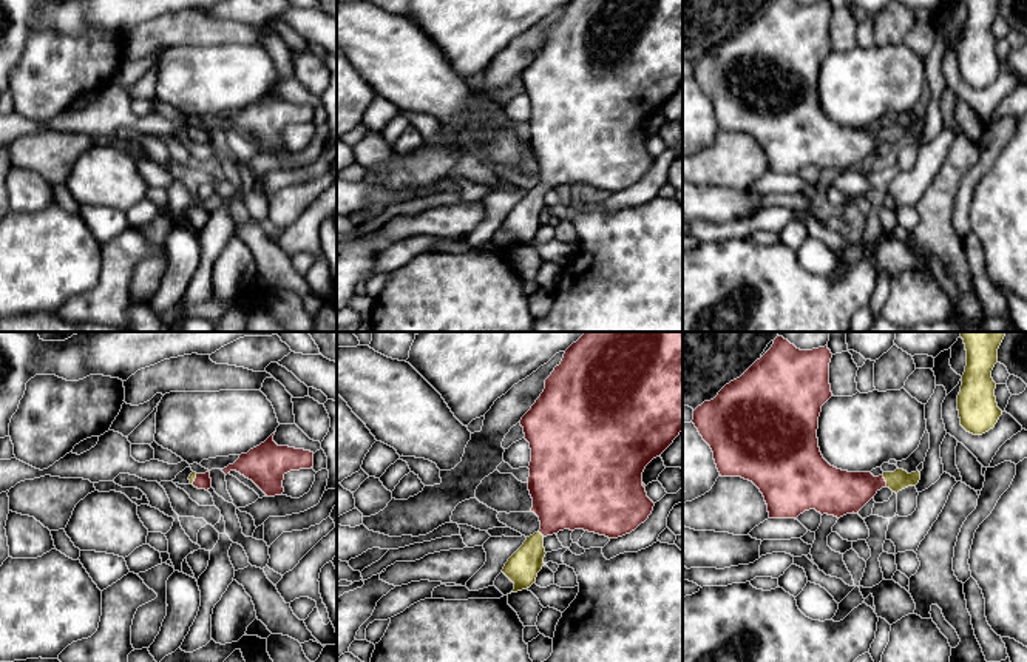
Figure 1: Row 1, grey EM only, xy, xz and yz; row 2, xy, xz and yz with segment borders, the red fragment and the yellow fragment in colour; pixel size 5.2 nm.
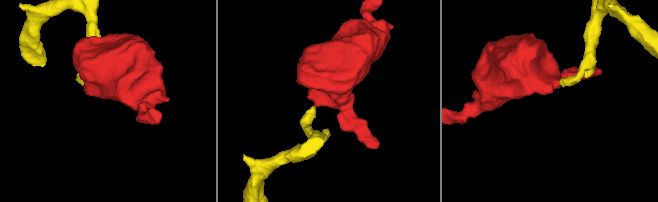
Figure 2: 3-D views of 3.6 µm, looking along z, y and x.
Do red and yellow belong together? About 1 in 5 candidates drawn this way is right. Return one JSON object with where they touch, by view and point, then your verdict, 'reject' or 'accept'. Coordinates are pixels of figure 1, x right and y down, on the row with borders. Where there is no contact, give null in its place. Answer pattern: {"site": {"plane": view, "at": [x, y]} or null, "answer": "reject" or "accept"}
{"site": {"plane": "yz", "at": [884, 480]}, "answer": "accept"}

